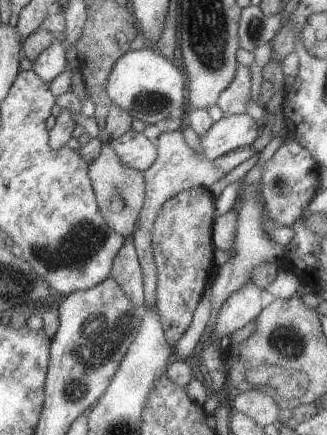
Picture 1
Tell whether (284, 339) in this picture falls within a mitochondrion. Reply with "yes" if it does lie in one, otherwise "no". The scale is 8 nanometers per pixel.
yes

